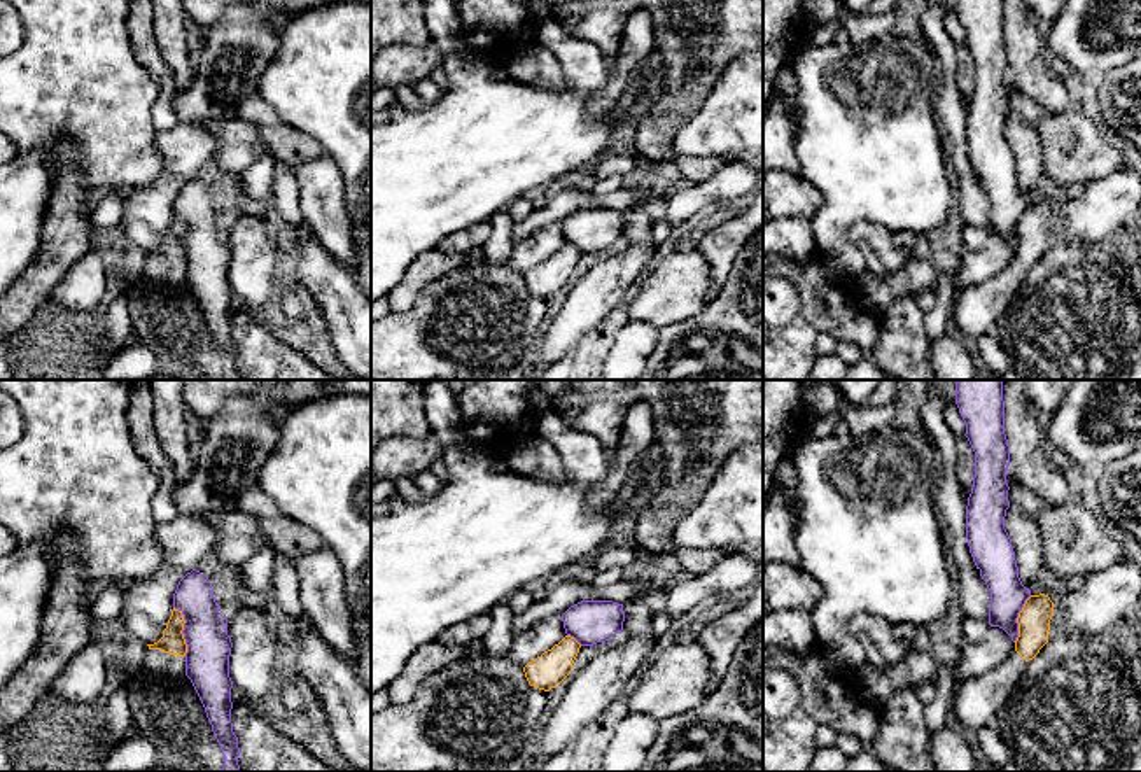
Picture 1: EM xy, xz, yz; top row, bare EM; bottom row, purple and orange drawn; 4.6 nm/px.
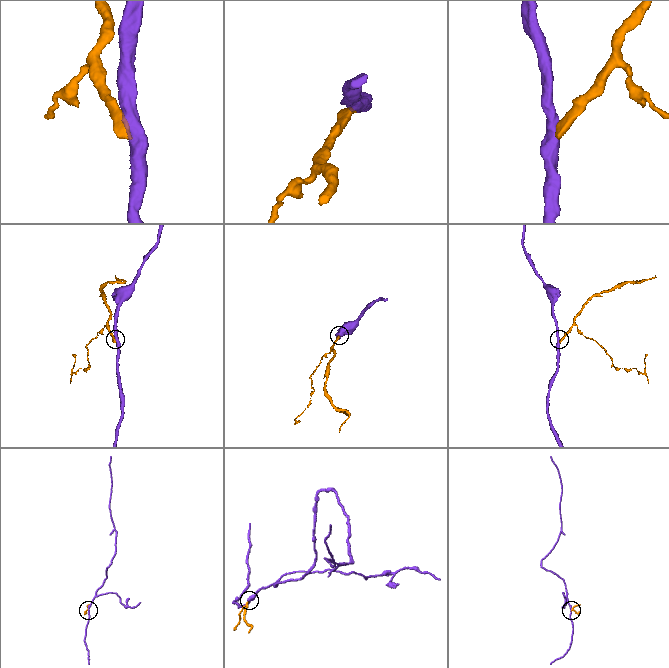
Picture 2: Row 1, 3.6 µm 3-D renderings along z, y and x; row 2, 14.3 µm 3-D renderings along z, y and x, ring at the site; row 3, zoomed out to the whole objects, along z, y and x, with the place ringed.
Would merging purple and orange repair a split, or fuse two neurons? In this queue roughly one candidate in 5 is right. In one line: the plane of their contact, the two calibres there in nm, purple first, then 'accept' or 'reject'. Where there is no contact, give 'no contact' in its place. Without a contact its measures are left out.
meets purple in xy; 200 nm thick on the purple side, 110 nm on the other; reject

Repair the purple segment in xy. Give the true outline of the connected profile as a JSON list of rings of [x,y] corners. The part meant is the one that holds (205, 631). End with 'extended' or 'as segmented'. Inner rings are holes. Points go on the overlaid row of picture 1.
[[[192,569],[177,585],[173,607],[184,614],[186,676],[191,679],[212,732],[222,749],[224,767],[220,772],[240,772],[238,737],[231,723],[229,655],[231,637],[228,620],[219,613],[210,579]]]; as segmented

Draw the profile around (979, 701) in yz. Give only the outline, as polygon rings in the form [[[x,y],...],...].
[[[1031,595],[1018,613],[1015,651],[998,667],[966,679],[952,695],[959,723],[970,728],[994,725],[1029,660],[1048,642],[1054,602],[1048,595]]]

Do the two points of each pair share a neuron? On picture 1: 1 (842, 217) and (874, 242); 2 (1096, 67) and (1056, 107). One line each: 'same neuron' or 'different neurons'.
1: different neurons
2: different neurons

